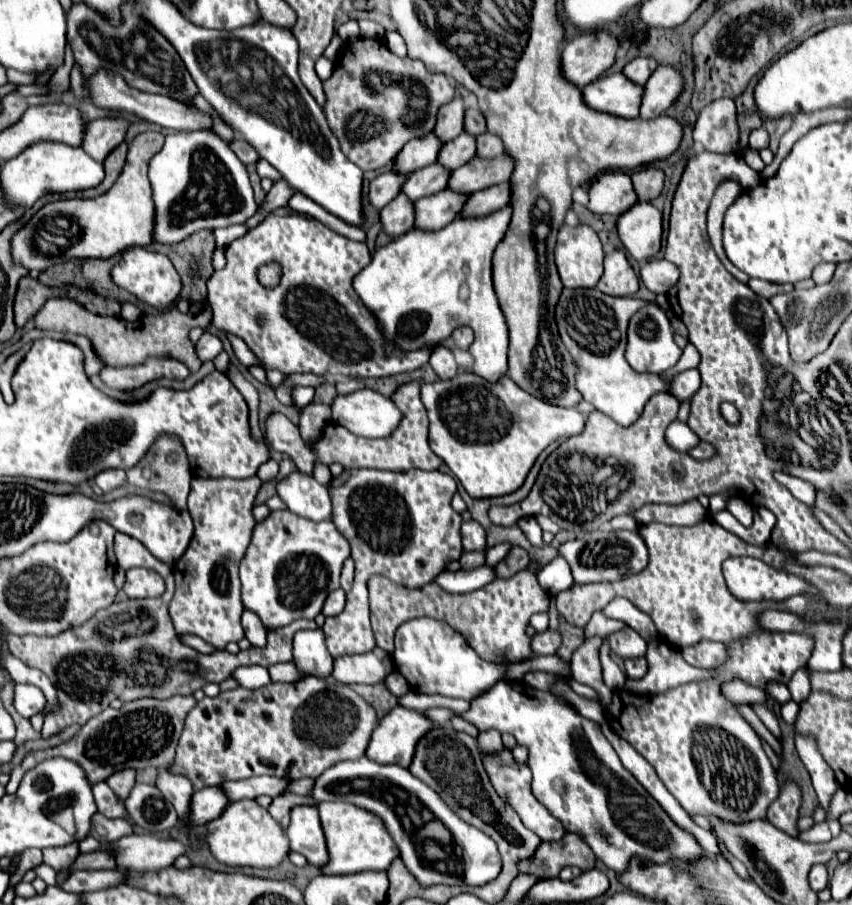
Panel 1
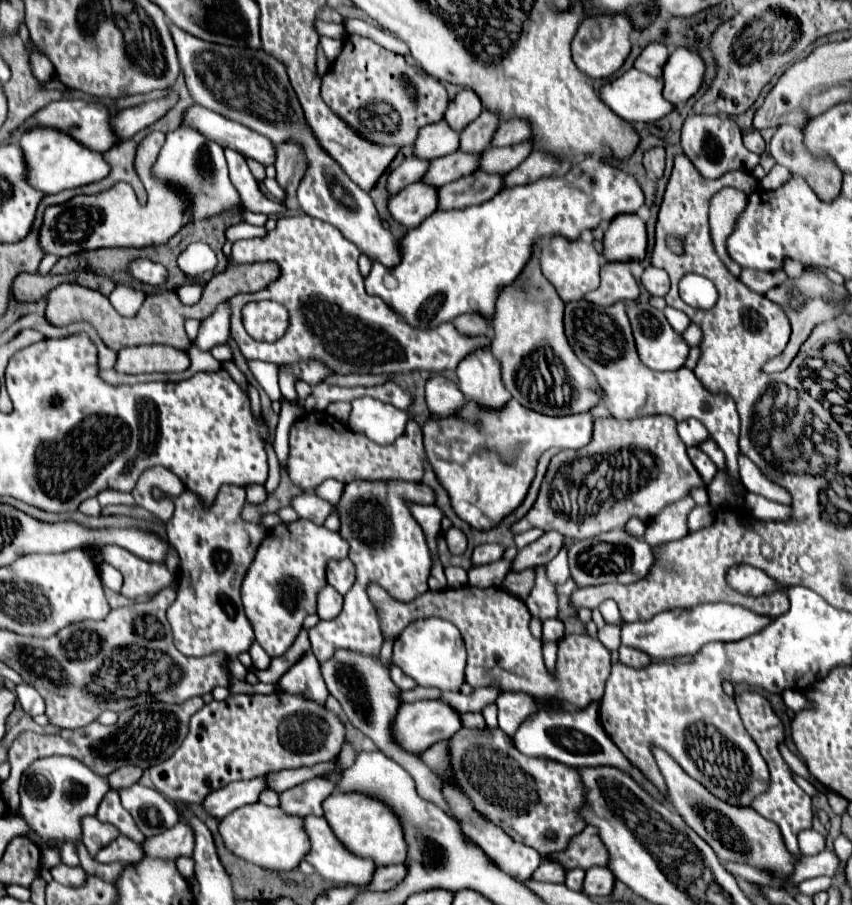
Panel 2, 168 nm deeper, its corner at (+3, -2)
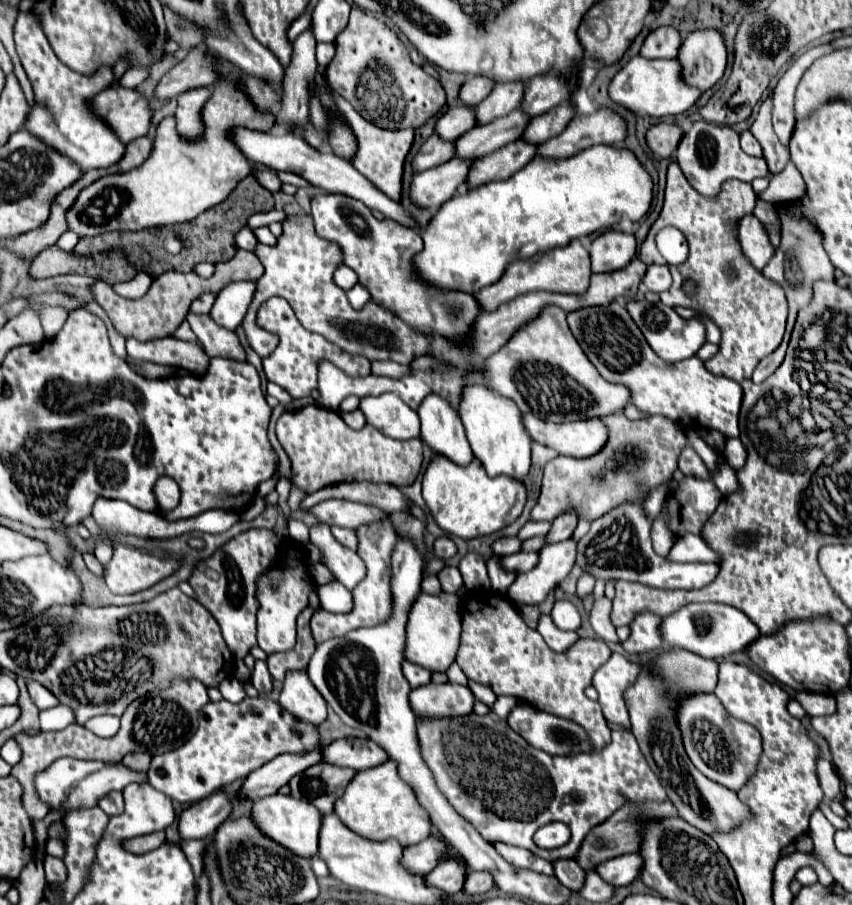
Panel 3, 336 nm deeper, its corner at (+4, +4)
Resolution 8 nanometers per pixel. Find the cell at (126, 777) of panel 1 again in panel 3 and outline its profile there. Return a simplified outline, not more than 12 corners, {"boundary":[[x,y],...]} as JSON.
{"boundary":[[133,752],[123,758],[125,766],[147,772],[151,756]]}

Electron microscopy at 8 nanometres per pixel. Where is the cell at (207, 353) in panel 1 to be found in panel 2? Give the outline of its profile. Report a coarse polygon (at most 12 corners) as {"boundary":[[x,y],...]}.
{"boundary":[[222,302],[200,322],[194,344],[210,352],[230,336],[230,310]]}

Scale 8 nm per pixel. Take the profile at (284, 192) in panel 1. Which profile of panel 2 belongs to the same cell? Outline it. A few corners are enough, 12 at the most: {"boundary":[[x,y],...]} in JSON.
{"boundary":[[296,144],[276,150],[276,180],[296,196],[306,158]]}

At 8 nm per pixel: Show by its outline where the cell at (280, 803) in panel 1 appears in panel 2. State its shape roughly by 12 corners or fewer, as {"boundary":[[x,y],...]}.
{"boundary":[[324,778],[280,794],[290,816],[322,816],[322,800],[334,792]]}

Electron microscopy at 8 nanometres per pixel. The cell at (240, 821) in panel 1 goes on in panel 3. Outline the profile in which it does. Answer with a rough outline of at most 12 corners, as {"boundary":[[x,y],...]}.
{"boundary":[[273,794],[255,802],[263,834],[297,856],[317,854],[321,812]]}

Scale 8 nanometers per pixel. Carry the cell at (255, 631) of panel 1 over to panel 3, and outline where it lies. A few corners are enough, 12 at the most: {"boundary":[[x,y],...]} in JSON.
{"boundary":[[255,662],[251,676],[255,690],[261,696],[271,694],[271,680],[267,664]]}

